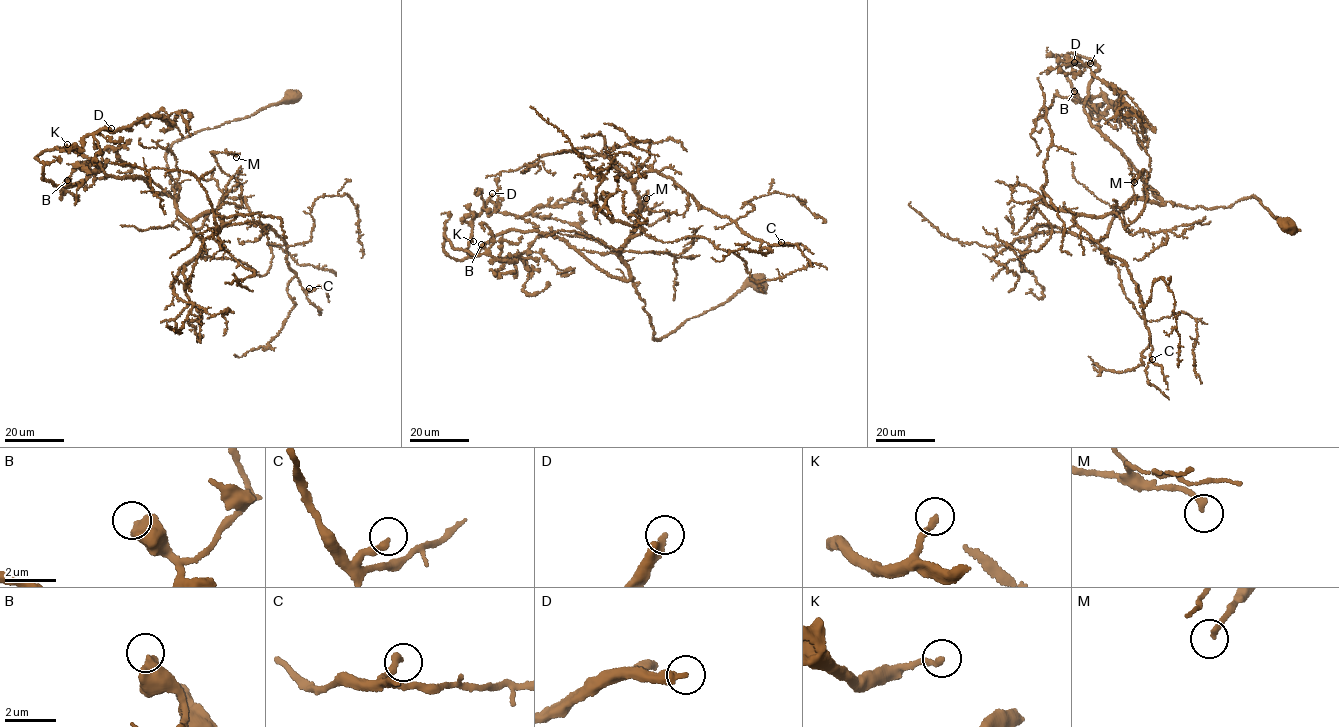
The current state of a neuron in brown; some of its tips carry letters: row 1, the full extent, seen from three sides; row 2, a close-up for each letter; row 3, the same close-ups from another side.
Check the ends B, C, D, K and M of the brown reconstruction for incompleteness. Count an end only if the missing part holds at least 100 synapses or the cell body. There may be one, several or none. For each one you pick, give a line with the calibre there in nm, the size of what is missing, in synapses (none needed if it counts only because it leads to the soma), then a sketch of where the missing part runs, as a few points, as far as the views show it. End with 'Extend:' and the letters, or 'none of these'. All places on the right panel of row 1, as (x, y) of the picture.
D: 340 nm thick; about 140 synapses; missing branch runs (1074, 62), (1076, 66), (1069, 71), (1063, 86), (1057, 90), (1044, 90), (1066, 118), (1069, 129)
Extend: D

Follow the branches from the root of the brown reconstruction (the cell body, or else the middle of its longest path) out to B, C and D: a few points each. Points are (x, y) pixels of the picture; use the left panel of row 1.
B: (293, 97), (174, 141), (175, 195), (109, 176), (70, 148), (36, 157), (42, 178), (67, 180)
C: (293, 97), (174, 141), (165, 160), (182, 215), (213, 211), (227, 225), (268, 226), (309, 288)
D: (293, 97), (174, 141), (165, 160), (174, 195), (55, 147), (80, 151), (86, 136), (111, 128)

